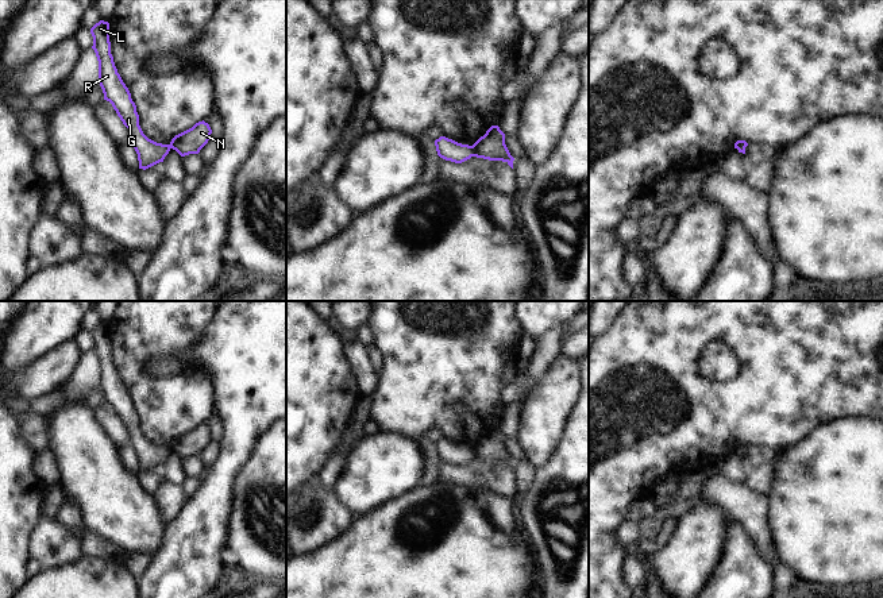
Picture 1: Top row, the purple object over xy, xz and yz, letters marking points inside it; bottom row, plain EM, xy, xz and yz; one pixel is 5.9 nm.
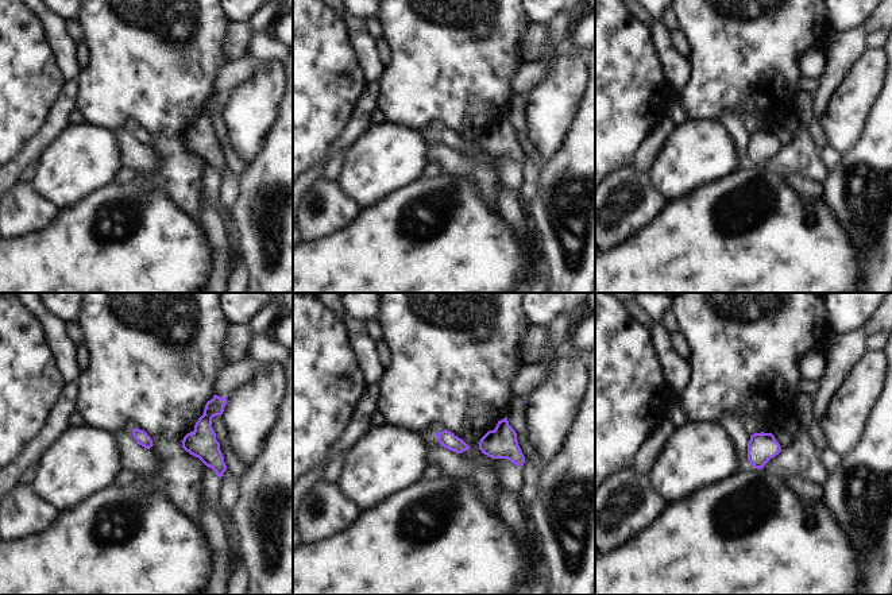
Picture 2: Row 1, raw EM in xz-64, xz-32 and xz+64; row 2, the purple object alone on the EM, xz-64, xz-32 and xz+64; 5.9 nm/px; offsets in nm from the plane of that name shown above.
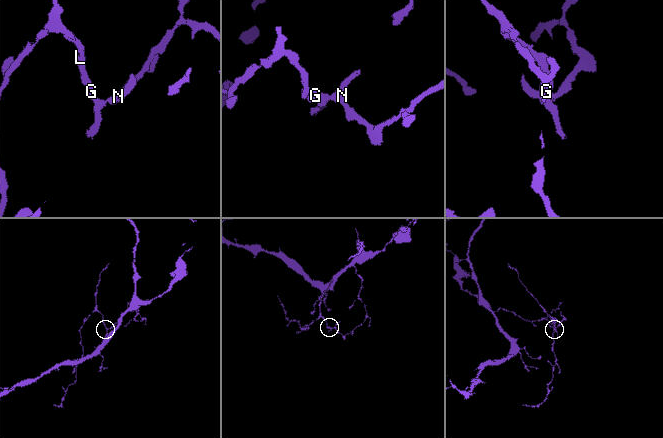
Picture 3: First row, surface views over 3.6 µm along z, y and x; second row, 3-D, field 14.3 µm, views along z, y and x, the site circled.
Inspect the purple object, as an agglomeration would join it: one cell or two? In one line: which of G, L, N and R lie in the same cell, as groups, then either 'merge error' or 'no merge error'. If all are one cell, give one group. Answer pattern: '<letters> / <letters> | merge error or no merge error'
G L R / N | merge error

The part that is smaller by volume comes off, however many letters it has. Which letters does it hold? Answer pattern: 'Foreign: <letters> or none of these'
Foreign: G, L, R

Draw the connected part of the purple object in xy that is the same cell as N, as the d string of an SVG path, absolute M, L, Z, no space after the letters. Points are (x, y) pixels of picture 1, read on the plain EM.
M203 423L196 425L192 431L176 437L169 448L181 459L198 456L211 441L211 436L212 432L209 427Z

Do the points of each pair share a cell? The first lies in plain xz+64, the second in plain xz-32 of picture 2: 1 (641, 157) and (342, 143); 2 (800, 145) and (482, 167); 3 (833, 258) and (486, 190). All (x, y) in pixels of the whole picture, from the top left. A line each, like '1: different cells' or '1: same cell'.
1: different cells
2: different cells
3: different cells

